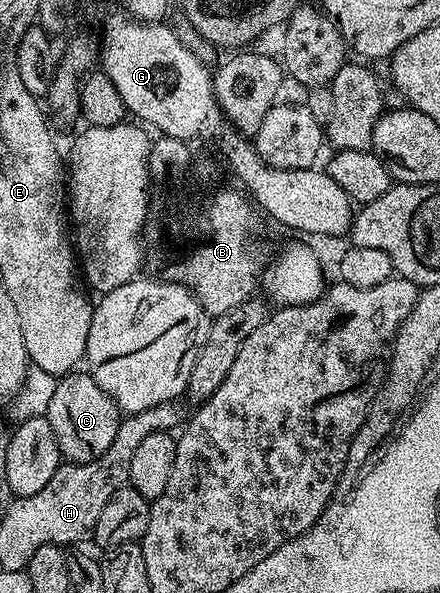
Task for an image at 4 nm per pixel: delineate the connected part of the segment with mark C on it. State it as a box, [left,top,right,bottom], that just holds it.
[45,370,122,464]

